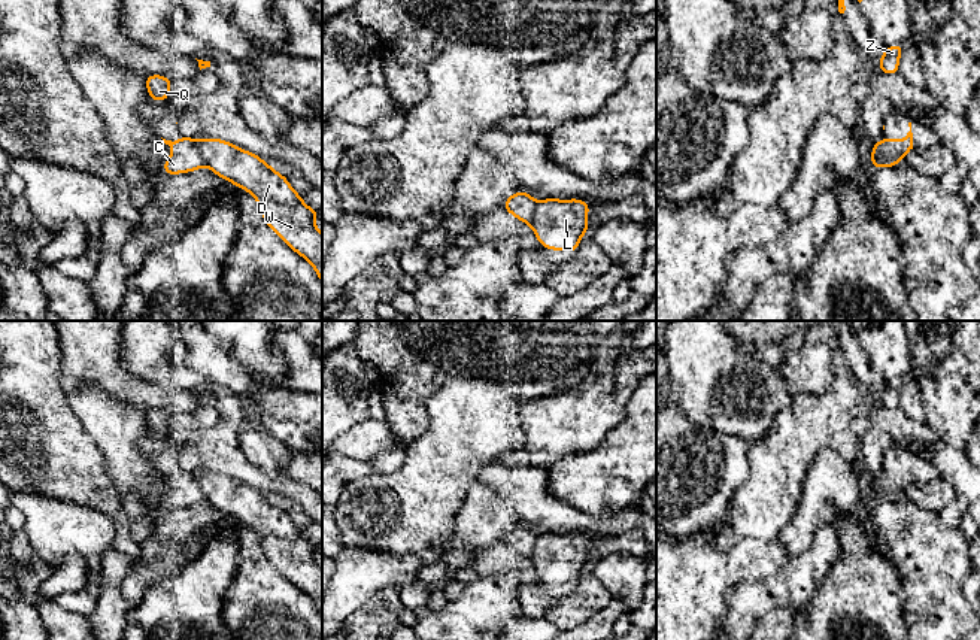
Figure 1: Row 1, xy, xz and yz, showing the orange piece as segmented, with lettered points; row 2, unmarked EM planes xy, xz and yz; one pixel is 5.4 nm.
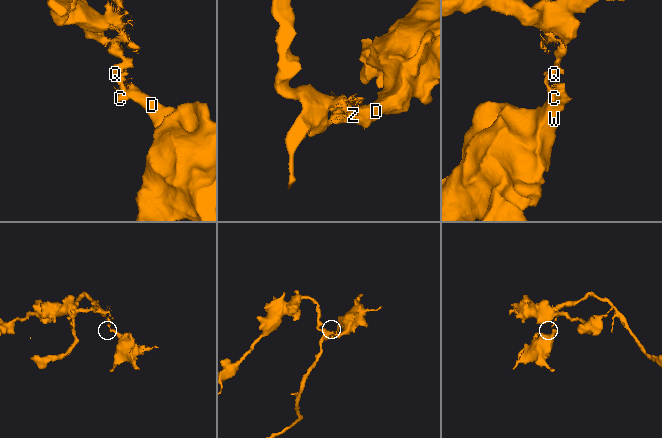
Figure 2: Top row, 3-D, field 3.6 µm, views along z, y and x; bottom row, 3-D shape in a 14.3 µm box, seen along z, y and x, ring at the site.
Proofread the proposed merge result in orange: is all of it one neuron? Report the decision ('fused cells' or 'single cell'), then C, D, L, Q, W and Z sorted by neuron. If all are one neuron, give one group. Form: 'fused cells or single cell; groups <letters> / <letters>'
fused cells; groups C Q Z / D L W

